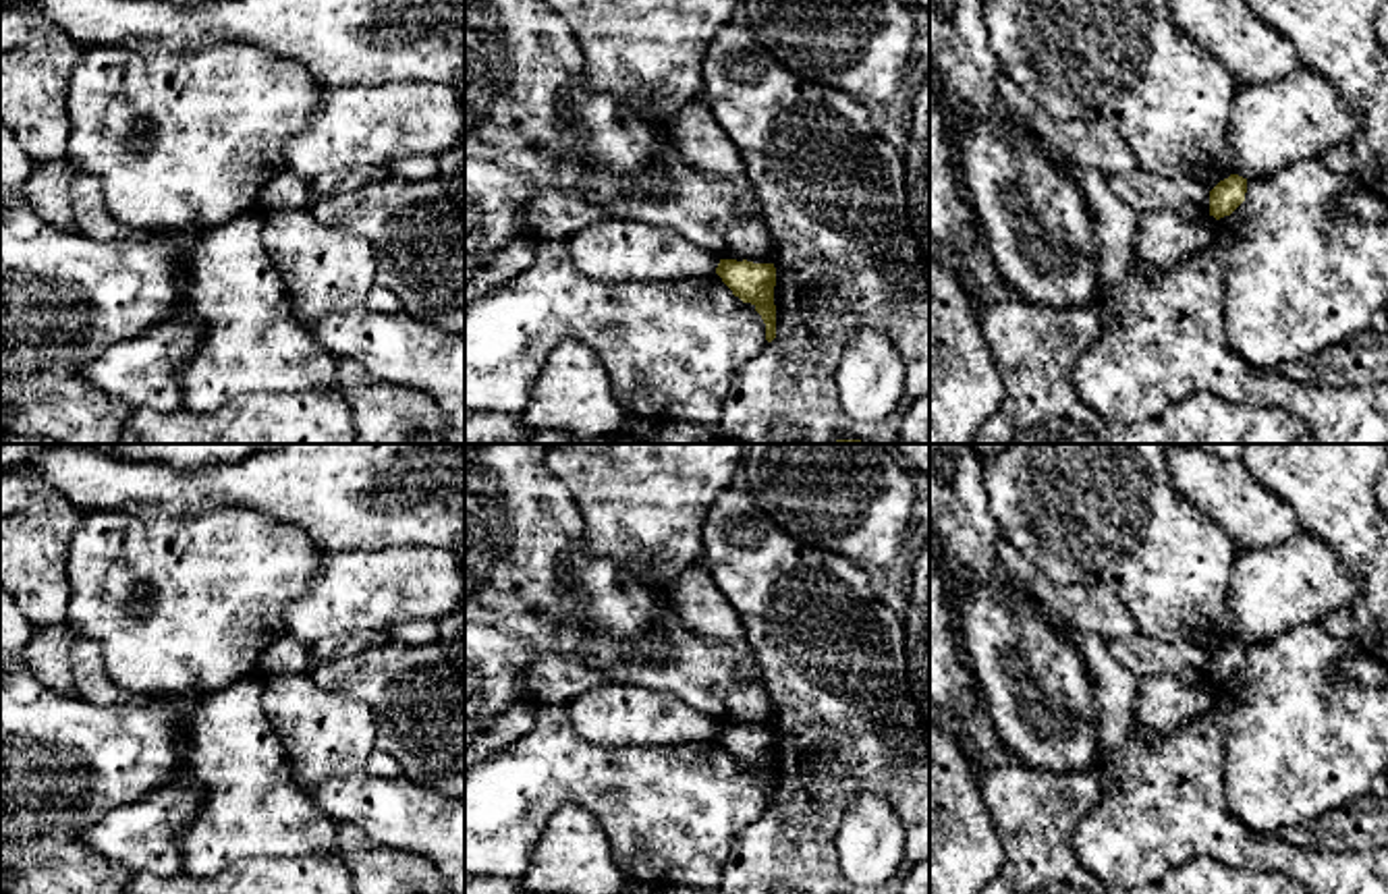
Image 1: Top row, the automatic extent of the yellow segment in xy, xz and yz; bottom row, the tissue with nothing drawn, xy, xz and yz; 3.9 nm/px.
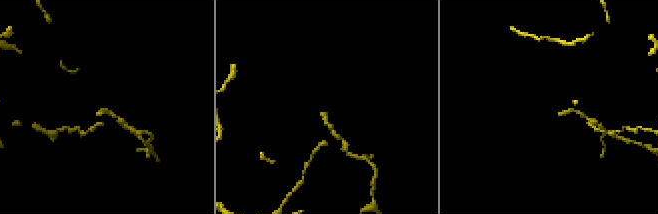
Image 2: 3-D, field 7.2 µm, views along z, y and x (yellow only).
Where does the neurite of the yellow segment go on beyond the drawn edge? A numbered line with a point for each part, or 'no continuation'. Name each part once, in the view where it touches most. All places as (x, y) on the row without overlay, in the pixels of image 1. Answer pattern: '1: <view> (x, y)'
no continuation

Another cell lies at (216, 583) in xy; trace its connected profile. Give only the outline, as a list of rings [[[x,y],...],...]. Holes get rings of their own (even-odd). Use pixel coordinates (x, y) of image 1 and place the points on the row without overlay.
[[[253,508],[141,521],[124,510],[83,510],[68,546],[68,624],[102,645],[112,682],[137,697],[201,697],[247,676],[259,653],[286,635],[282,610],[303,597],[324,552],[299,527]]]

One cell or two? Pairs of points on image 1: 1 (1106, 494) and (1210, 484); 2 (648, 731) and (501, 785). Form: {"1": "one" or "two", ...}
{"1": "two", "2": "two"}

